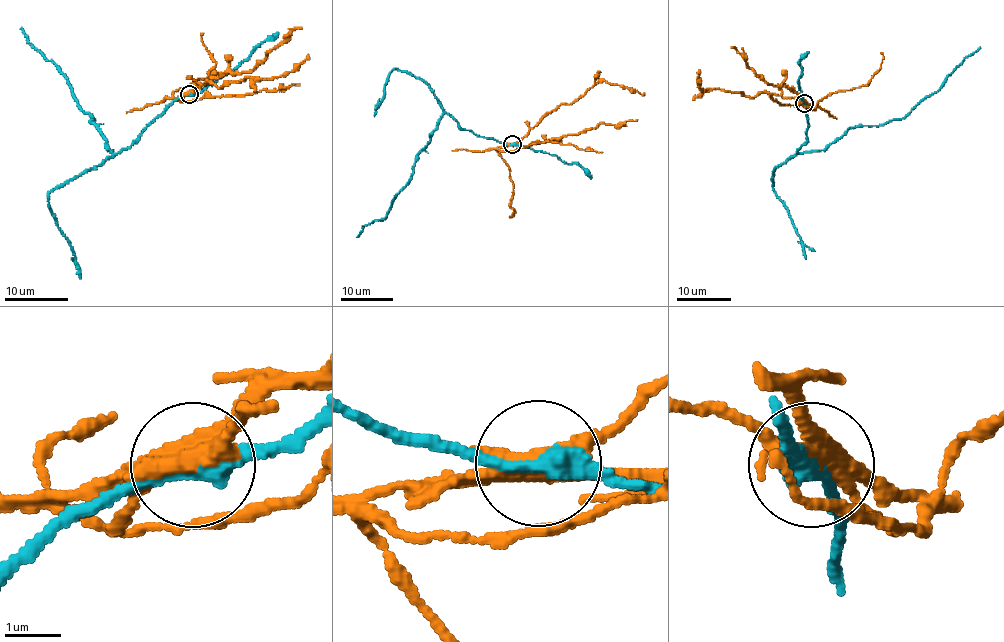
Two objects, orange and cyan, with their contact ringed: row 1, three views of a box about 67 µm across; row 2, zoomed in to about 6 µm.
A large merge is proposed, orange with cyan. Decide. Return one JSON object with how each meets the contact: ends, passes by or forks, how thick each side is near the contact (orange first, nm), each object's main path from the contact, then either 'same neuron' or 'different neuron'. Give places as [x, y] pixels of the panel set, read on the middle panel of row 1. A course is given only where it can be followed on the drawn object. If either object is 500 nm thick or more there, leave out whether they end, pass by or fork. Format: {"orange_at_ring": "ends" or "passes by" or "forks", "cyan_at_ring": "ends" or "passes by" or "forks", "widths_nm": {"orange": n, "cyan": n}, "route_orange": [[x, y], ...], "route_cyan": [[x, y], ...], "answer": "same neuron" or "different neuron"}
{"orange_at_ring": "forks", "cyan_at_ring": "passes by", "widths_nm": {"orange": 360, "cyan": 300}, "route_orange": [[512, 144], [522, 139], [546, 114], [561, 104], [574, 103], [599, 82], [622, 85], [644, 95]], "route_cyan": [[512, 144], [478, 136], [445, 113], [386, 217], [363, 226], [356, 237]], "answer": "different neuron"}

